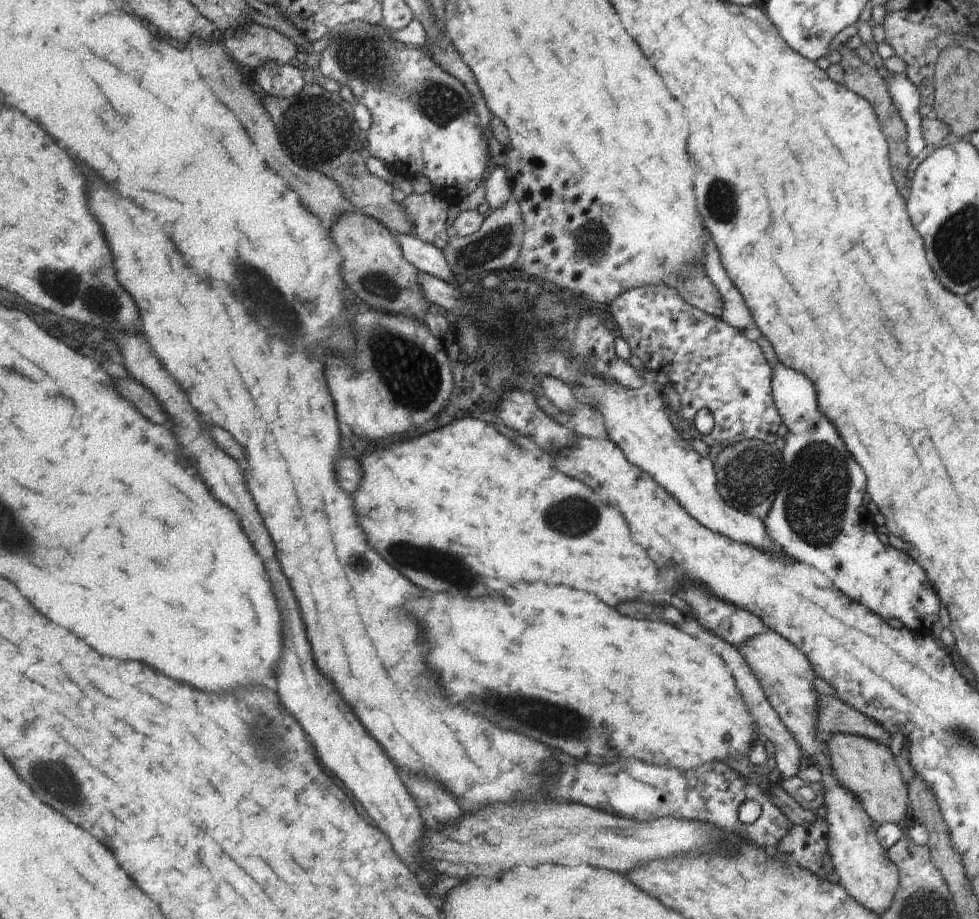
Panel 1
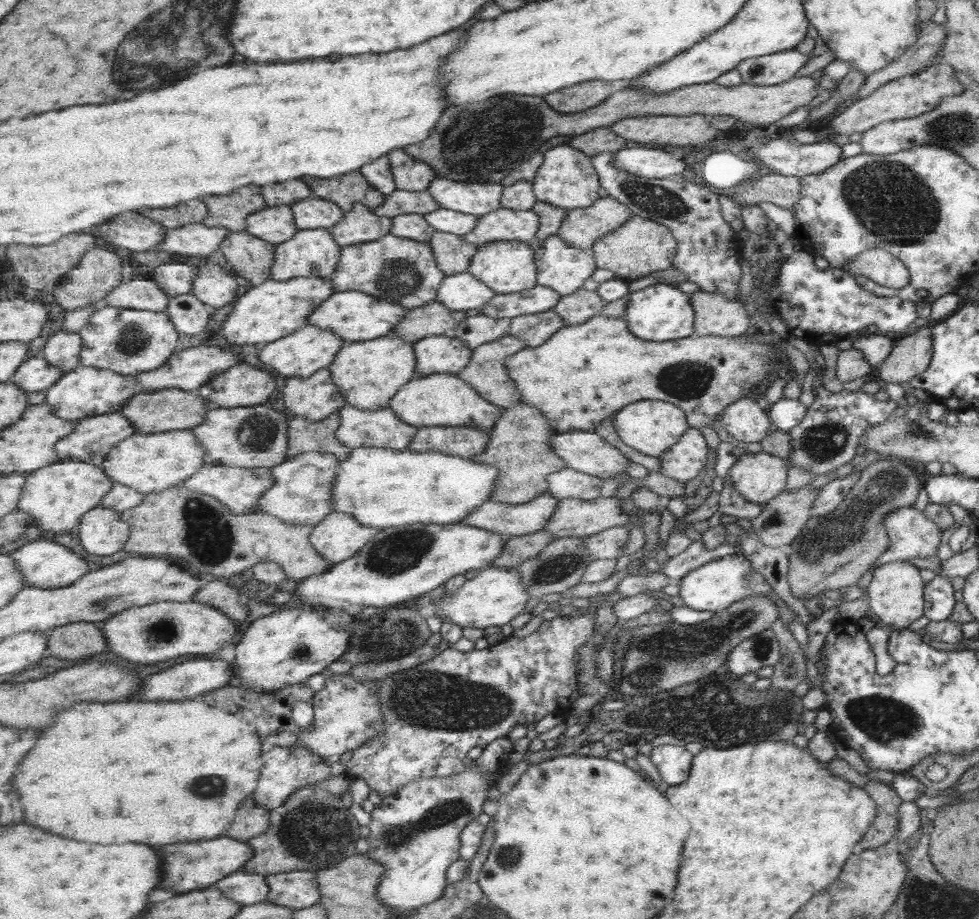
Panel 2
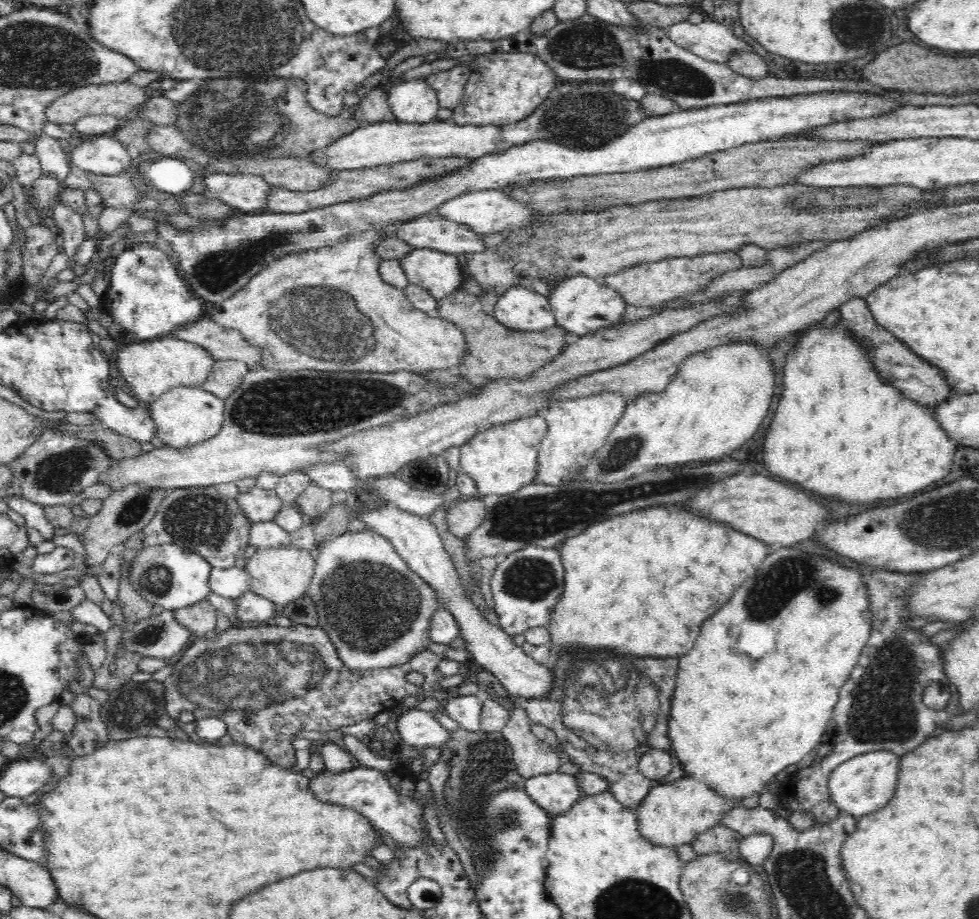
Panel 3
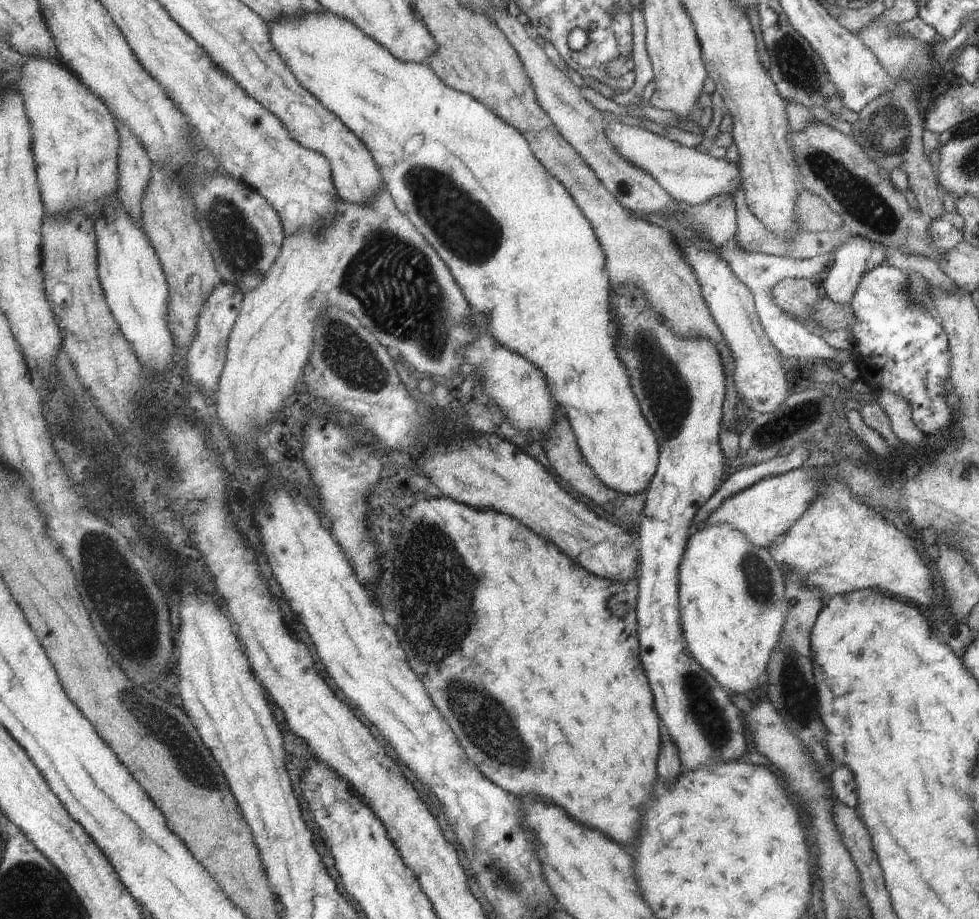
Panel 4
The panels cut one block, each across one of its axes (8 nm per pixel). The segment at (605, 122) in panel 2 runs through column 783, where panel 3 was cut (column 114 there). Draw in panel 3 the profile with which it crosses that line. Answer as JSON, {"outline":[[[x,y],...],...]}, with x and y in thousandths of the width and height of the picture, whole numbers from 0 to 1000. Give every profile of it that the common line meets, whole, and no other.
{"outline":[[[110,89],[110,91],[102,91],[102,94],[86,94],[82,98],[76,98],[72,102],[61,104],[59,109],[55,109],[49,120],[47,120],[47,128],[53,135],[65,137],[65,135],[78,135],[82,128],[86,126],[98,126],[98,124],[114,124],[118,128],[123,128],[125,133],[129,133],[131,124],[149,113],[149,102],[147,96],[141,96],[133,89]]]}

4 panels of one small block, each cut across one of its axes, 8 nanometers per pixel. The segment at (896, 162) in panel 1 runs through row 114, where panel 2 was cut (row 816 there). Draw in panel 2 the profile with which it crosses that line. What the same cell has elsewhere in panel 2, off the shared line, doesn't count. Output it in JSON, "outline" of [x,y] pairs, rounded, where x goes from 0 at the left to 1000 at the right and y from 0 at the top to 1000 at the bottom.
{"outline":[[[888,849],[884,853],[882,862],[886,862],[890,866],[890,871],[894,873],[894,890],[892,890],[890,899],[886,901],[884,910],[877,914],[877,918],[873,918],[871,929],[877,929],[882,925],[892,925],[892,923],[898,923],[898,921],[914,914],[916,899],[918,899],[916,879],[922,873],[908,853],[900,853],[894,849]]]}

